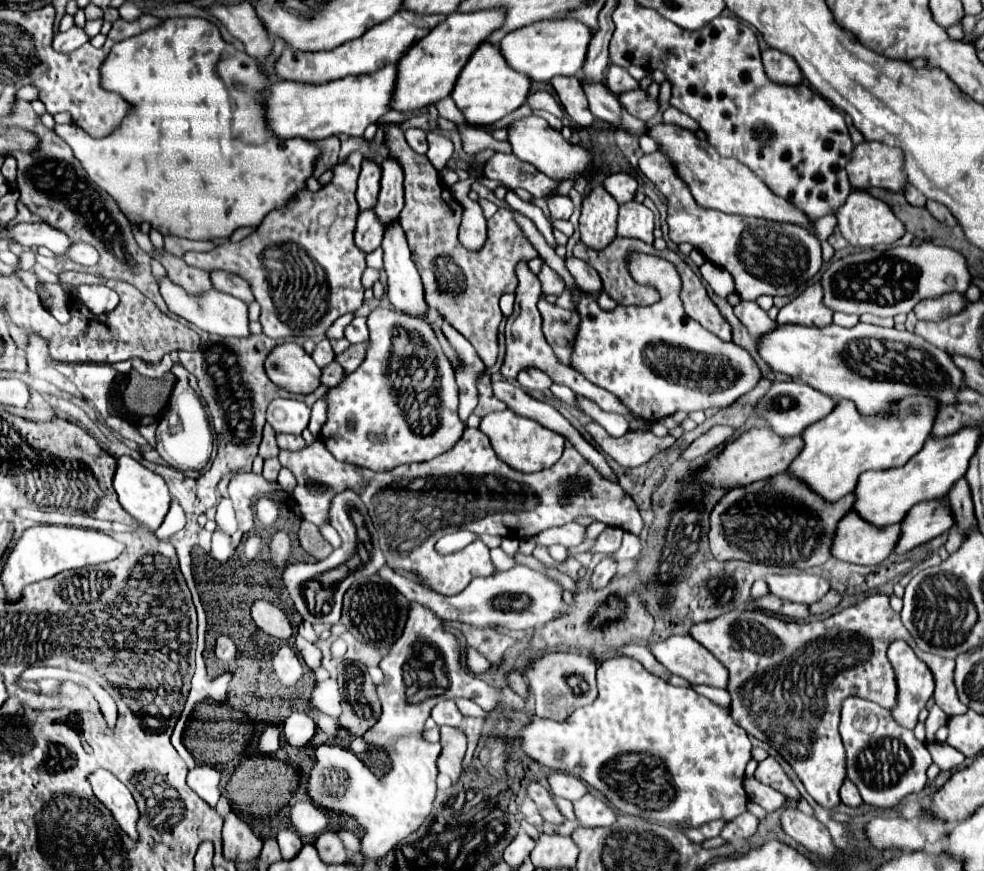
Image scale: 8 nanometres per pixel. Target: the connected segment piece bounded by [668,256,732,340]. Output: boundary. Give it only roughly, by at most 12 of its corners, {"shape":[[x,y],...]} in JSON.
{"shape":[[680,258],[686,314],[722,340],[732,328],[710,300],[696,272]]}

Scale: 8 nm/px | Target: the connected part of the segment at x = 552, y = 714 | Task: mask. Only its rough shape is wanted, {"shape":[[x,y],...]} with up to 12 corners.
{"shape":[[544,654],[526,676],[536,716],[562,722],[598,694],[596,662]]}

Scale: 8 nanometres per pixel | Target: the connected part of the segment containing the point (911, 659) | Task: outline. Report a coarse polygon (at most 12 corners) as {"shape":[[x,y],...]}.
{"shape":[[904,640],[890,644],[898,684],[890,714],[914,730],[932,672]]}

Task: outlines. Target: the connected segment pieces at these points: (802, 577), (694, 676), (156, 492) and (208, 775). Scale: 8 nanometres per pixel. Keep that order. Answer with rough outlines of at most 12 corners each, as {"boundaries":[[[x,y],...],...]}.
{"boundaries":[[[774,574],[766,578],[782,600],[814,604],[828,582],[812,574]],[[692,636],[650,646],[690,684],[728,688],[728,670]],[[120,456],[114,490],[142,526],[158,530],[170,508],[160,474]],[[212,766],[188,772],[188,786],[212,808],[220,798],[220,774]]]}

